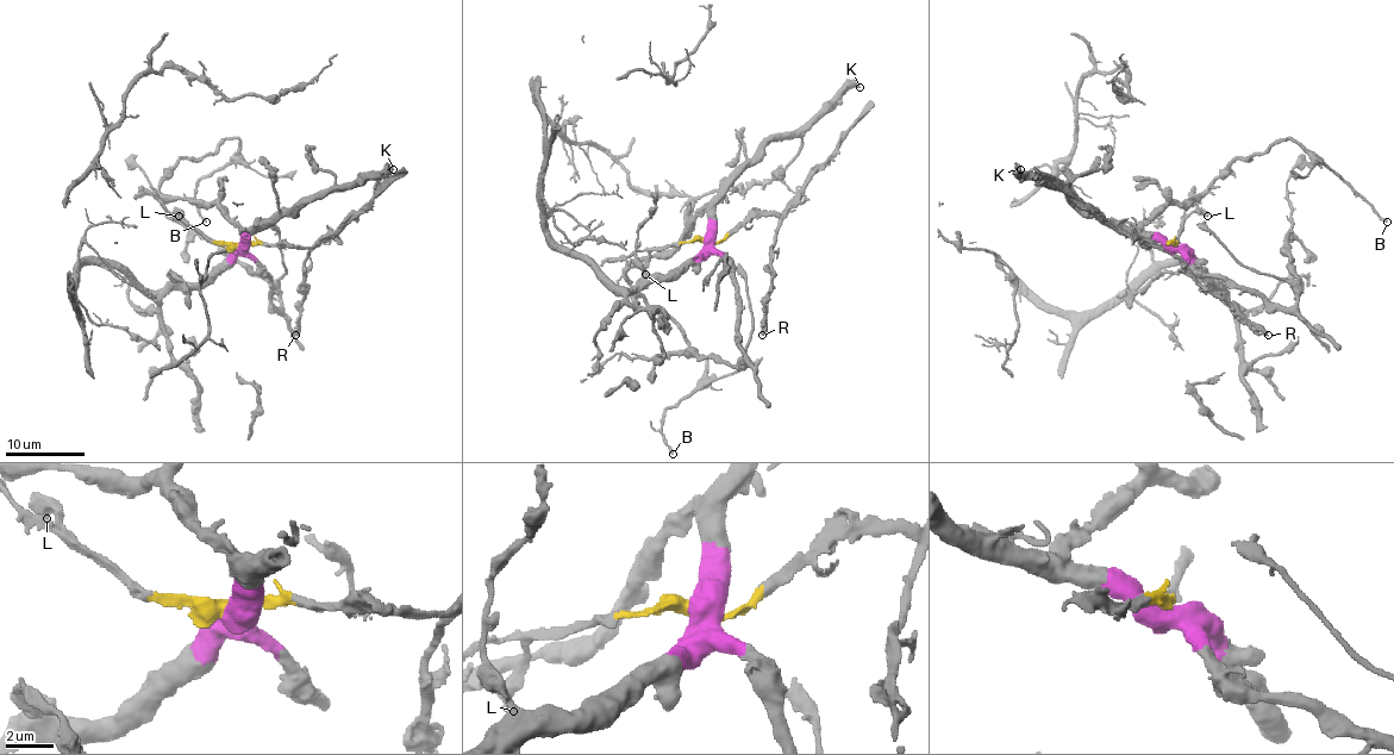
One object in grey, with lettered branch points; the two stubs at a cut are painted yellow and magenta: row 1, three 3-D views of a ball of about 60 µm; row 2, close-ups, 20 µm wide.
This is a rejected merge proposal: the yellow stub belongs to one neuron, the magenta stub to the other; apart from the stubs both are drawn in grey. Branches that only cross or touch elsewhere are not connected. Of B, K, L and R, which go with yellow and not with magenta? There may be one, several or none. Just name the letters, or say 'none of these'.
L, R

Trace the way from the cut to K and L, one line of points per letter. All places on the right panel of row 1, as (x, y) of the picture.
K: (1174, 247), (1112, 229), (1100, 217), (1091, 217), (1064, 191), (1027, 179), (1021, 169)
L: (1174, 244), (1180, 224), (1192, 212), (1208, 217)

